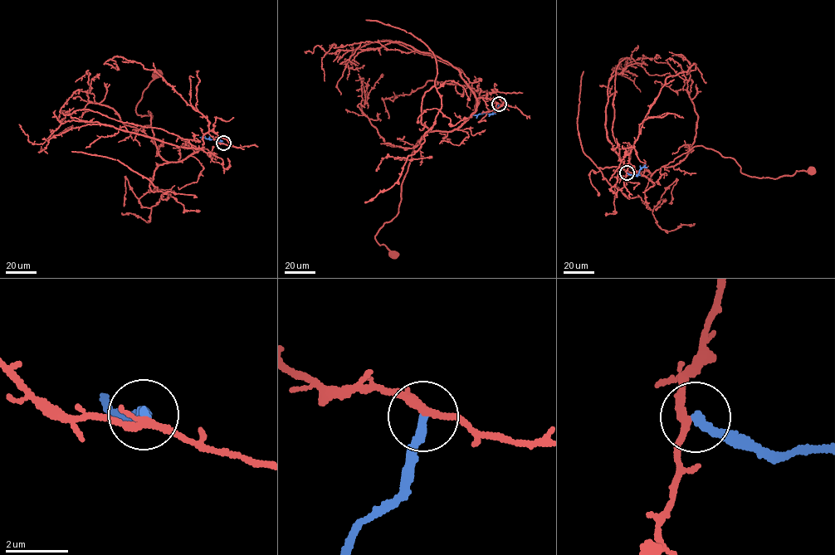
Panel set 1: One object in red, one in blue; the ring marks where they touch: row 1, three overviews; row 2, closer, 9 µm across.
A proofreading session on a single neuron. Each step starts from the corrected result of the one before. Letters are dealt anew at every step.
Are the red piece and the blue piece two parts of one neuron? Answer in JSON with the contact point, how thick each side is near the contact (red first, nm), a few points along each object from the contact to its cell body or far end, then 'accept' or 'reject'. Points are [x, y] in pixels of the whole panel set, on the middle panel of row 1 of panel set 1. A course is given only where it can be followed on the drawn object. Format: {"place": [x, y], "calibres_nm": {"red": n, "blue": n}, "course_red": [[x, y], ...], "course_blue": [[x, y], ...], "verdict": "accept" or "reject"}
{"place": [499, 104], "calibres_nm": {"red": 220, "blue": 280}, "course_red": [[499, 104], [480, 97], [456, 128], [429, 132], [417, 141], [397, 214], [375, 236], [395, 255]], "course_blue": [[499, 104], [492, 114], [472, 115]], "verdict": "reject"}

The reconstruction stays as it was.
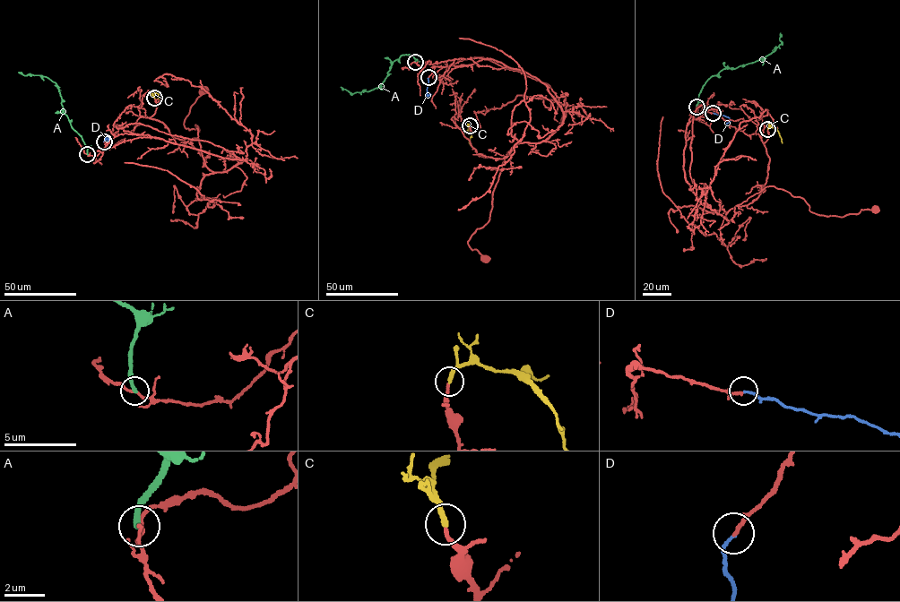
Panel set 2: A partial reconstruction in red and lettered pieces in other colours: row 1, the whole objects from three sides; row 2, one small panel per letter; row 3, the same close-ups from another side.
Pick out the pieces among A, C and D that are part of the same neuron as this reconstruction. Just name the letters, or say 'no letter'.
C, D

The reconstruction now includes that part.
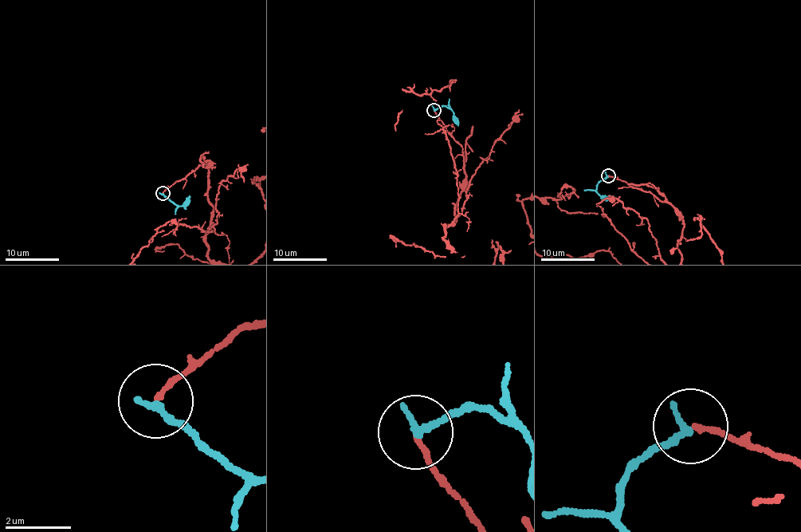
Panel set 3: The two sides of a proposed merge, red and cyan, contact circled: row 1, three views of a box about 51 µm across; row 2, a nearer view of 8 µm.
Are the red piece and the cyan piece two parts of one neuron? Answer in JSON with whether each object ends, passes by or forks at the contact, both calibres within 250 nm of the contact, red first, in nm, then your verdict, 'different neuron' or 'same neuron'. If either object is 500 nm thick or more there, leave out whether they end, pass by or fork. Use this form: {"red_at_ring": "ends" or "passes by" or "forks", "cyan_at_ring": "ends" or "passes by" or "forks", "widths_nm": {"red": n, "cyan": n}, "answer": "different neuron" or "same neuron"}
{"red_at_ring": "ends", "cyan_at_ring": "ends", "widths_nm": {"red": 150, "cyan": 260}, "answer": "different neuron"}

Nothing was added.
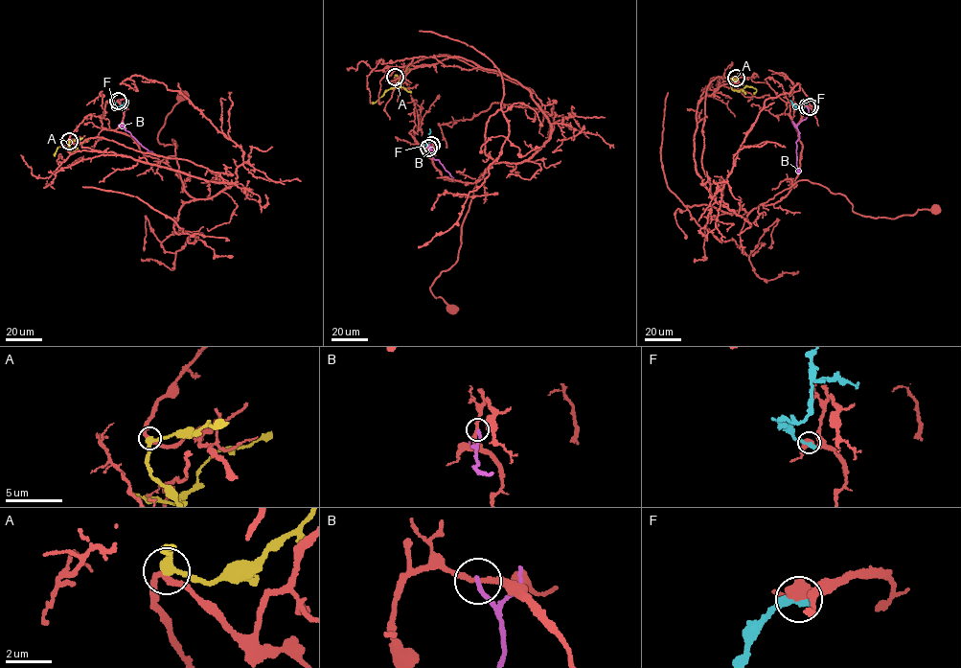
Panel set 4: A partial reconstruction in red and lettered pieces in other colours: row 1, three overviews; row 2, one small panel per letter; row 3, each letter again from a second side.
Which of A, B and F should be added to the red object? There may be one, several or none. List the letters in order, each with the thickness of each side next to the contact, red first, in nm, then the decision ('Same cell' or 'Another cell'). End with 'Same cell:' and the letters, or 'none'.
A: Thickness 240 nm (red) against 300 nm. Another cell
B: Thickness 220 nm (red) against 200 nm. Another cell
F: Thickness 440 nm (red) against 360 nm. Another cell
Same cell: none

